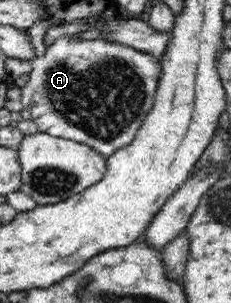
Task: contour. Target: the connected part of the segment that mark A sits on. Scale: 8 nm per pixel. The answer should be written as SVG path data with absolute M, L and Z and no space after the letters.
M62 36L51 44L45 44L45 48L43 55L33 60L28 82L21 89L22 103L32 114L31 120L39 131L84 143L105 157L132 143L145 115L154 105L162 71L160 57L97 37L76 40L74 36Z

